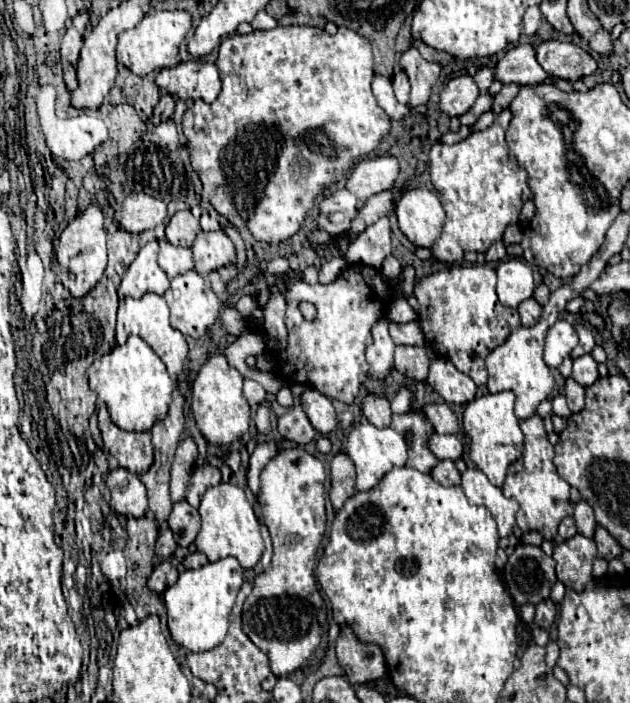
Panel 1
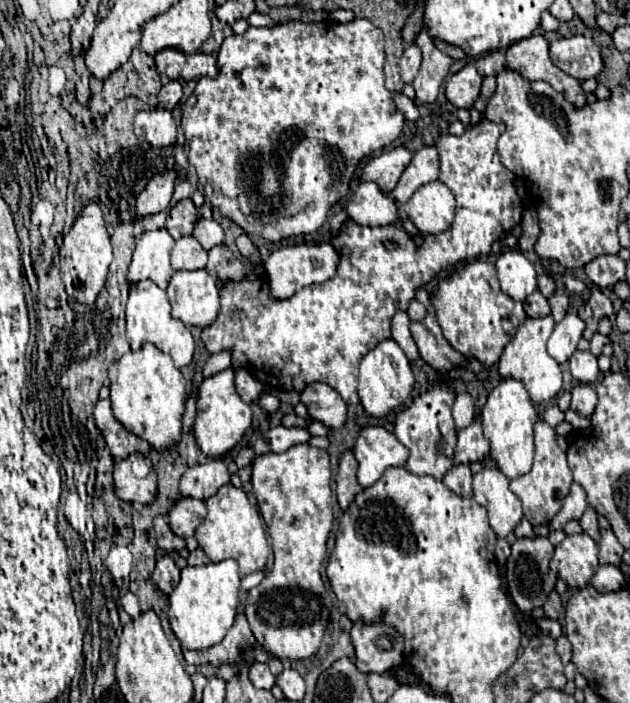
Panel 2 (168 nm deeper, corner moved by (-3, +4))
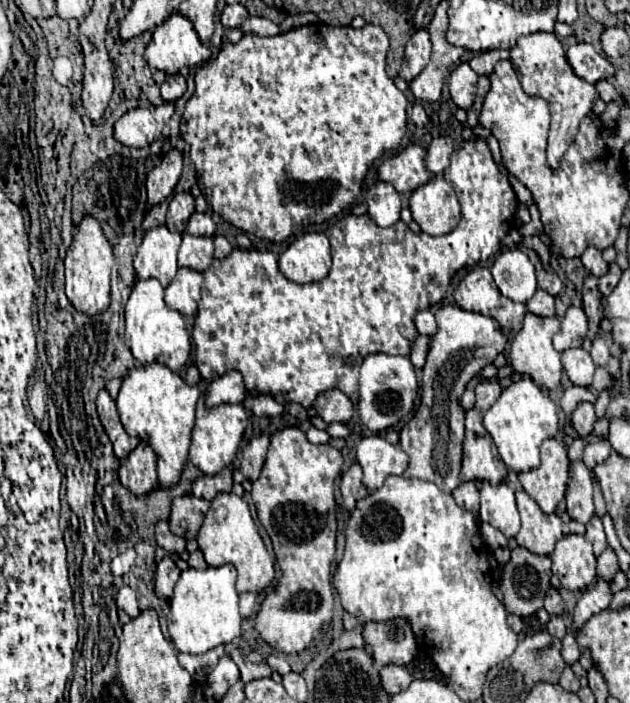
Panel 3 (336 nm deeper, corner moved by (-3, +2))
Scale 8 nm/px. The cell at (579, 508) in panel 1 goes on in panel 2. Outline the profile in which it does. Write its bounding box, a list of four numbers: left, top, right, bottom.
[579,508,599,542]

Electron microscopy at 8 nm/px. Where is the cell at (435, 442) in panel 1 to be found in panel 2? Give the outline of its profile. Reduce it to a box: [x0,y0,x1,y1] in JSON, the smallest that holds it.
[455,418,489,464]

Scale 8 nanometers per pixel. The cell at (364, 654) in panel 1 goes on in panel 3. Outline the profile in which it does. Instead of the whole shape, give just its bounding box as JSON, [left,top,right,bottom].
[363,618,417,666]

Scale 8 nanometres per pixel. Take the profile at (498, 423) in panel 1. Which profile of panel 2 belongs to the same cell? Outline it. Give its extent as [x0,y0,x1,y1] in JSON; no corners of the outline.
[481,380,537,480]

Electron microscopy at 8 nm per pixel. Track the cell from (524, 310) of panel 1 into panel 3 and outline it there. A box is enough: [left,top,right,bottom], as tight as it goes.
[527,288,555,316]

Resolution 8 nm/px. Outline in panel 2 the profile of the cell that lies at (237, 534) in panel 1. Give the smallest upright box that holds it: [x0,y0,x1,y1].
[195,484,269,576]

